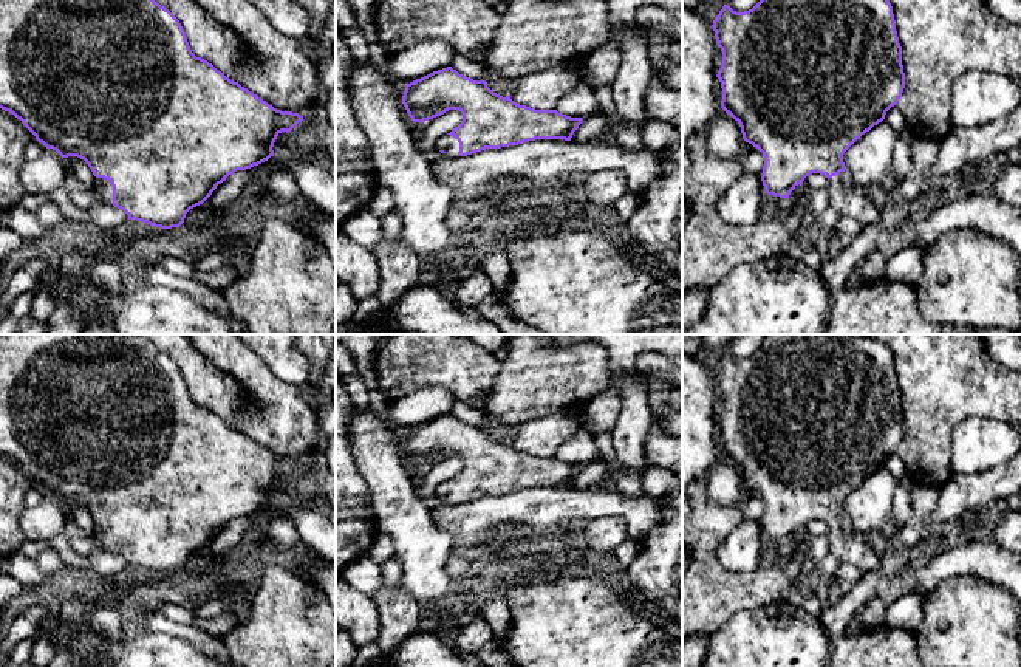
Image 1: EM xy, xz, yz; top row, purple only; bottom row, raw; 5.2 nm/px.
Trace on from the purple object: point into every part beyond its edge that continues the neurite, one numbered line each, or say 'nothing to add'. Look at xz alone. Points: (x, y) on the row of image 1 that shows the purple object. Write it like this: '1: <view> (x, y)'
1: xz (449, 144)

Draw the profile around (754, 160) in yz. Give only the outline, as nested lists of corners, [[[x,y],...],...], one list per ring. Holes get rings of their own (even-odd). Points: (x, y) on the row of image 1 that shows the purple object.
[[[752,145],[743,158],[744,172],[761,176],[763,166],[764,166],[763,153]]]

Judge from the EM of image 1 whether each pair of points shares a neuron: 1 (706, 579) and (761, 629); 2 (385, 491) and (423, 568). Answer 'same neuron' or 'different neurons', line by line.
1: different neurons
2: same neuron

